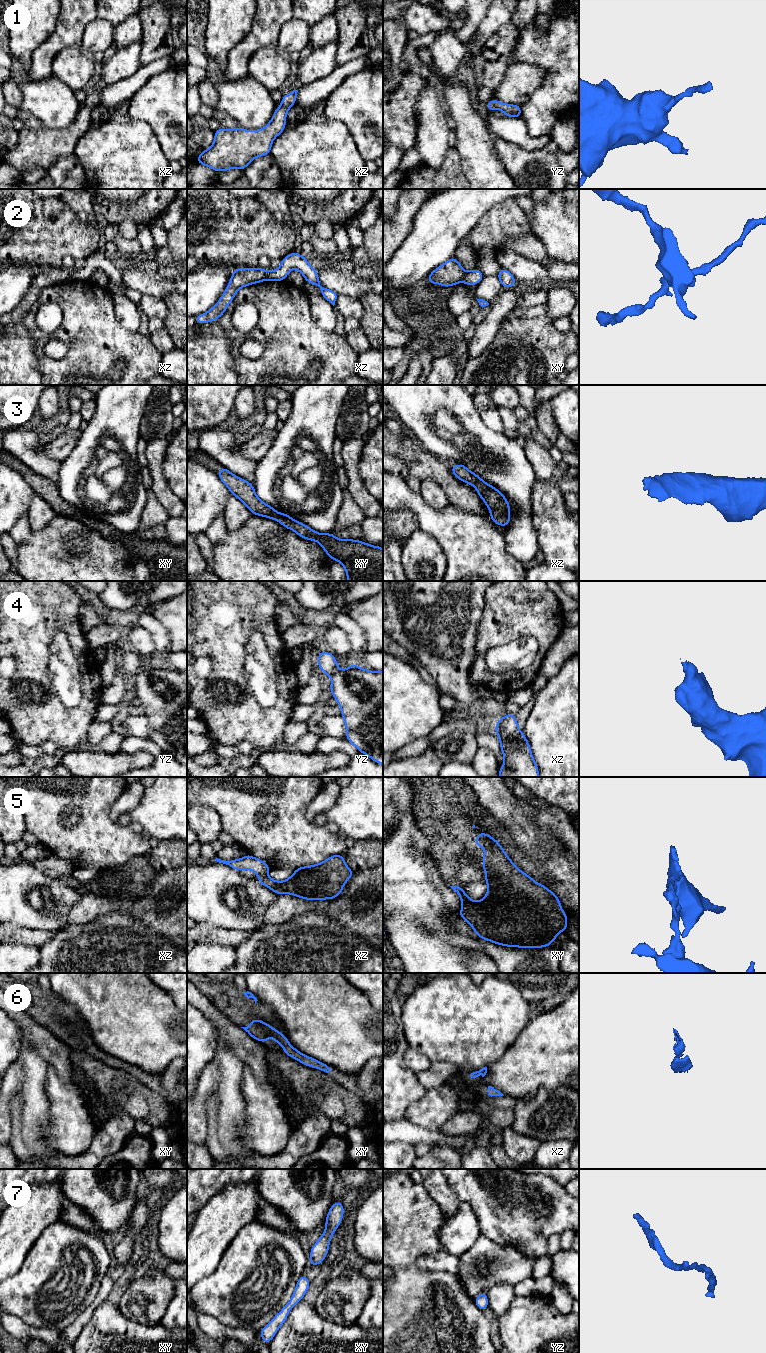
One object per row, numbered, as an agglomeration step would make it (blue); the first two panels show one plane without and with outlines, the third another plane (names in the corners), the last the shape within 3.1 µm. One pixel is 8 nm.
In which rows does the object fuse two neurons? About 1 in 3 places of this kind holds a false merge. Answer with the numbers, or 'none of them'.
2, 5

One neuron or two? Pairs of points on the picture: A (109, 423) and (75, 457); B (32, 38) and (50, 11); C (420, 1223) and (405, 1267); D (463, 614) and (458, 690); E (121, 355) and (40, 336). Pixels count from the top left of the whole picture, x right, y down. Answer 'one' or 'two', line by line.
A: one
B: one
C: one
D: one
E: one

